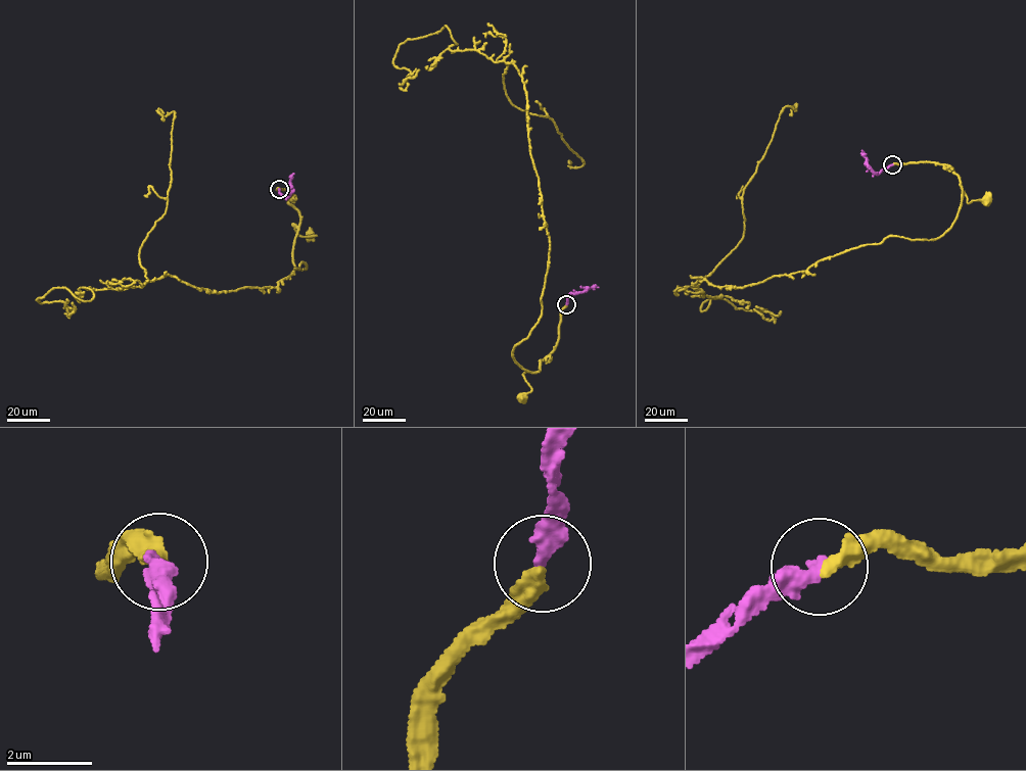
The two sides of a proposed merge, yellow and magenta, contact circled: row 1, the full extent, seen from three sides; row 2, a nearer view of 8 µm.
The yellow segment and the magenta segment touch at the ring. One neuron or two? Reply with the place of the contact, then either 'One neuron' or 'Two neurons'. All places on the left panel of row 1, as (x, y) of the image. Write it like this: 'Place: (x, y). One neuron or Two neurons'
Place: (279, 189). One neuron

